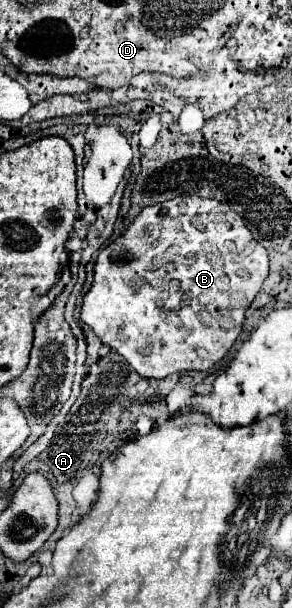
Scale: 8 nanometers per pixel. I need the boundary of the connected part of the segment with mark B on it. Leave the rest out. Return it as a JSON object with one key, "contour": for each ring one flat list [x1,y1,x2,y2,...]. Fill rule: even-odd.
{"contour":[[185,194,185,196,177,196,177,198,173,198,169,202,163,202,163,204,147,206,129,224,125,234,121,234,105,250,101,250,101,254,97,258,97,264,95,264,93,286,91,286,91,290,83,298,81,320,95,332,95,336,105,346,109,346,111,350,121,354,141,378,157,378,159,380,159,378,165,378,169,374,177,374,177,372,185,372,185,370,209,370,215,362,219,362,223,356,227,356,227,352,235,344,235,340,237,340,237,336,241,332,243,320,245,320,245,310,251,306,251,302,259,294,259,290,261,290,261,286,263,286,267,276,269,276,269,256,267,256,267,250,251,236,249,228,245,226,245,222,241,220,241,216,237,212,233,212,223,202]]}

